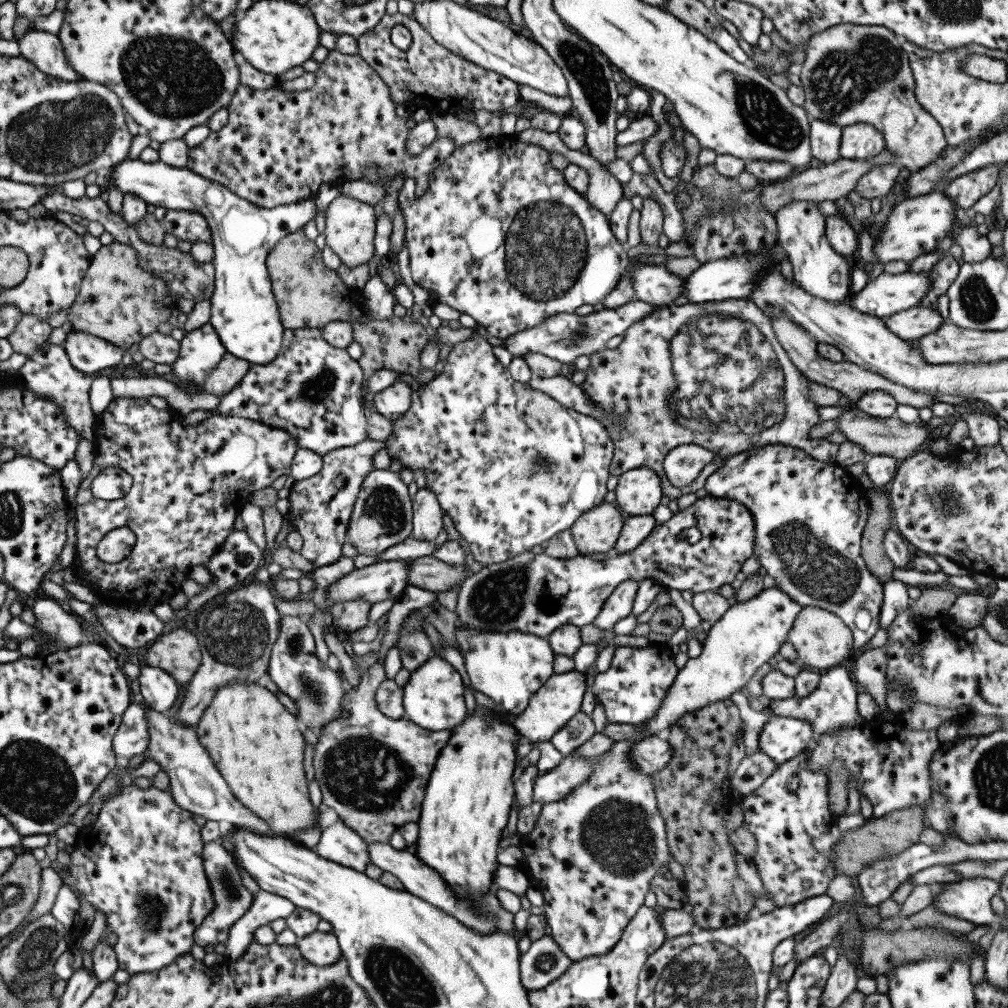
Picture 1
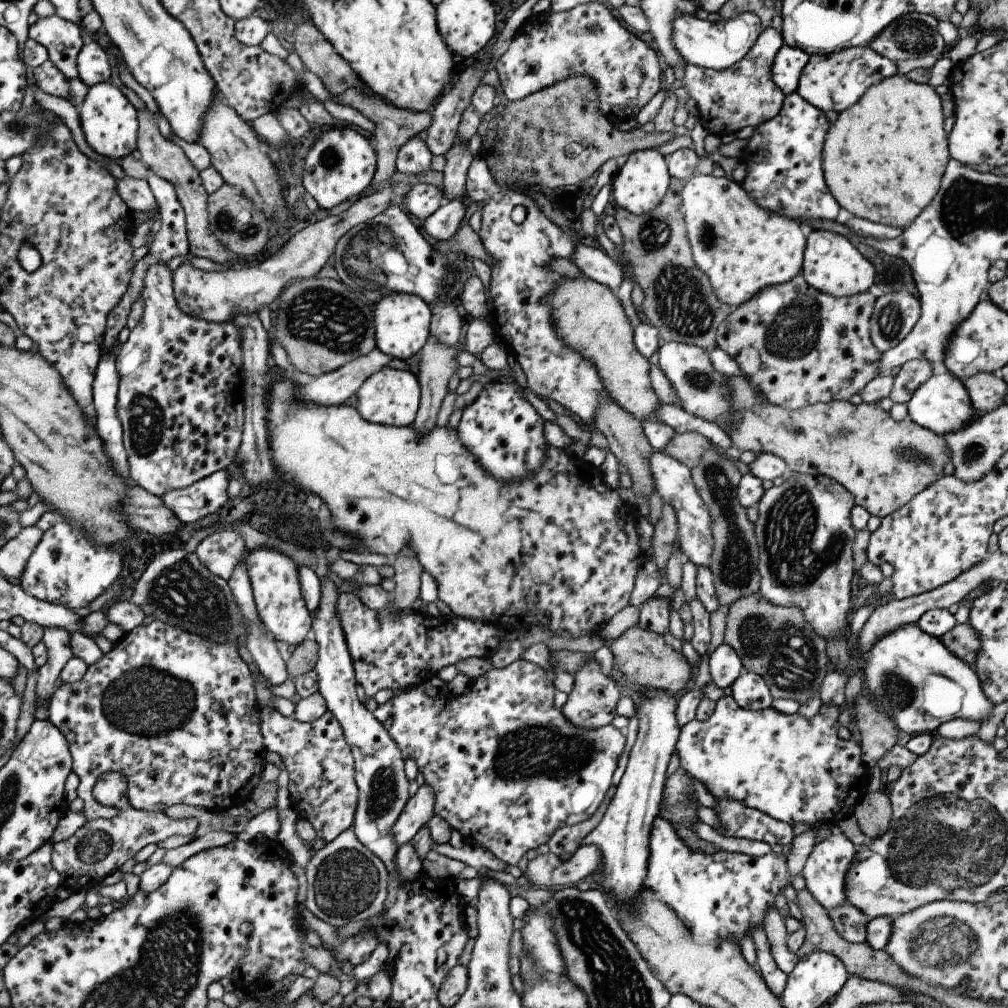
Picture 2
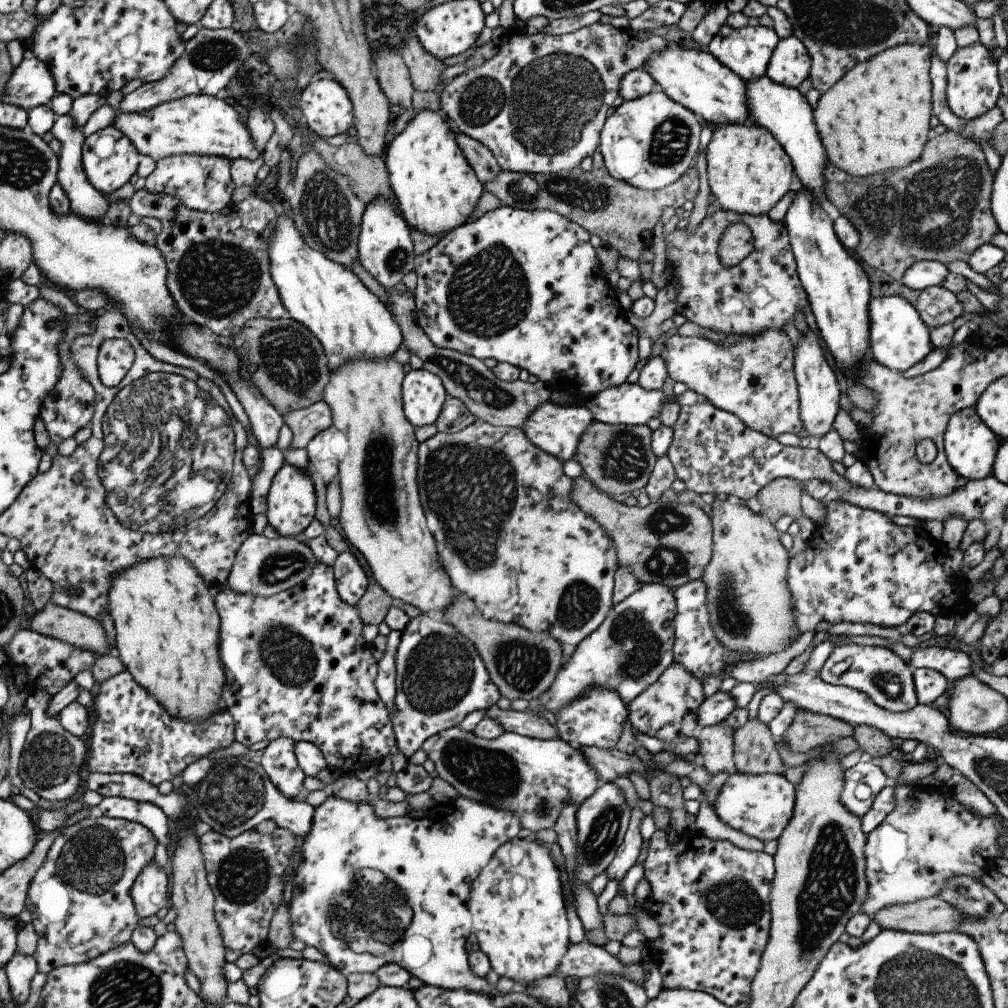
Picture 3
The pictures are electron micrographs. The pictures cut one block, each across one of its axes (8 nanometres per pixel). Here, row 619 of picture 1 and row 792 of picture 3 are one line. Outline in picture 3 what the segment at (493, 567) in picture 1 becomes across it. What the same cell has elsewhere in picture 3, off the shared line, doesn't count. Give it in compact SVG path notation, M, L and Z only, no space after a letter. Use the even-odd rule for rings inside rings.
M456 724L432 735L422 744L421 749L434 762L439 777L455 787L459 796L466 796L474 802L488 804L488 806L494 806L494 808L504 808L512 814L518 814L520 827L532 830L534 834L538 830L554 828L554 824L560 816L560 810L566 804L574 804L578 807L584 800L593 796L598 787L602 785L598 772L584 760L584 756L578 754L580 750L562 739L540 740L504 731L494 740L484 740L484 738L478 738L473 731L464 732Z

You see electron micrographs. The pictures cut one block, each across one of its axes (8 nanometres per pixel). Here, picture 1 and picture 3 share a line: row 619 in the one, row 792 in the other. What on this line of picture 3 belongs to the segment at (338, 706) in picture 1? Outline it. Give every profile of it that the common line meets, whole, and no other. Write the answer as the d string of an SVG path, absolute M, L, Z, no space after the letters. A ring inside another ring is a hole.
M285 736L269 742L260 760L272 784L289 799L306 793L304 788L306 774L302 772L294 754L295 742Z

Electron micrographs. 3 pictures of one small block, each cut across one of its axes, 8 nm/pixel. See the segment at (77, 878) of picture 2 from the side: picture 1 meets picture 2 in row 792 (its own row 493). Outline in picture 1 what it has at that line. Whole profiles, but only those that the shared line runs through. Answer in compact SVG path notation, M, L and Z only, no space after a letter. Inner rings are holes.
M108 467L92 481L91 492L99 500L125 498L133 486L133 477L121 468Z

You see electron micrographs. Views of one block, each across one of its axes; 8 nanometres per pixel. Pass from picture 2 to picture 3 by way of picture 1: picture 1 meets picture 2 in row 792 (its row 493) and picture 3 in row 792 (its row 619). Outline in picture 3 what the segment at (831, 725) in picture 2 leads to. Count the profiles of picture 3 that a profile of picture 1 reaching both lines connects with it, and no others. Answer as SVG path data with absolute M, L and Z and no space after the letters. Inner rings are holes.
M862 759L855 766L844 771L844 788L842 788L842 804L844 808L858 817L863 817L871 808L876 795L889 783L887 776L874 760ZM864 782L873 791L866 800L856 797L856 786Z

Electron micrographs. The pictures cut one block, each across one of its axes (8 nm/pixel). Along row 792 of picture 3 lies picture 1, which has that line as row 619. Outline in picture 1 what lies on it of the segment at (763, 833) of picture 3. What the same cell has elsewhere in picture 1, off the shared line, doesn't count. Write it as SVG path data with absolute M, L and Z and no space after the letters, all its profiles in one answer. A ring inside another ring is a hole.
M776 586L763 588L760 594L746 602L734 604L712 623L702 642L702 652L697 657L689 658L685 667L678 671L657 714L639 725L642 734L632 740L616 741L610 750L594 758L593 771L587 781L574 787L565 797L543 804L531 833L520 834L522 840L517 847L524 856L521 867L542 891L543 915L550 925L550 934L570 960L582 961L613 950L630 919L644 905L644 896L652 890L650 881L658 869L664 864L668 866L671 860L666 823L657 807L653 778L635 767L631 761L631 750L643 739L654 737L660 730L677 724L683 714L730 698L760 666L778 654L797 615L803 610L798 602L782 591Z

